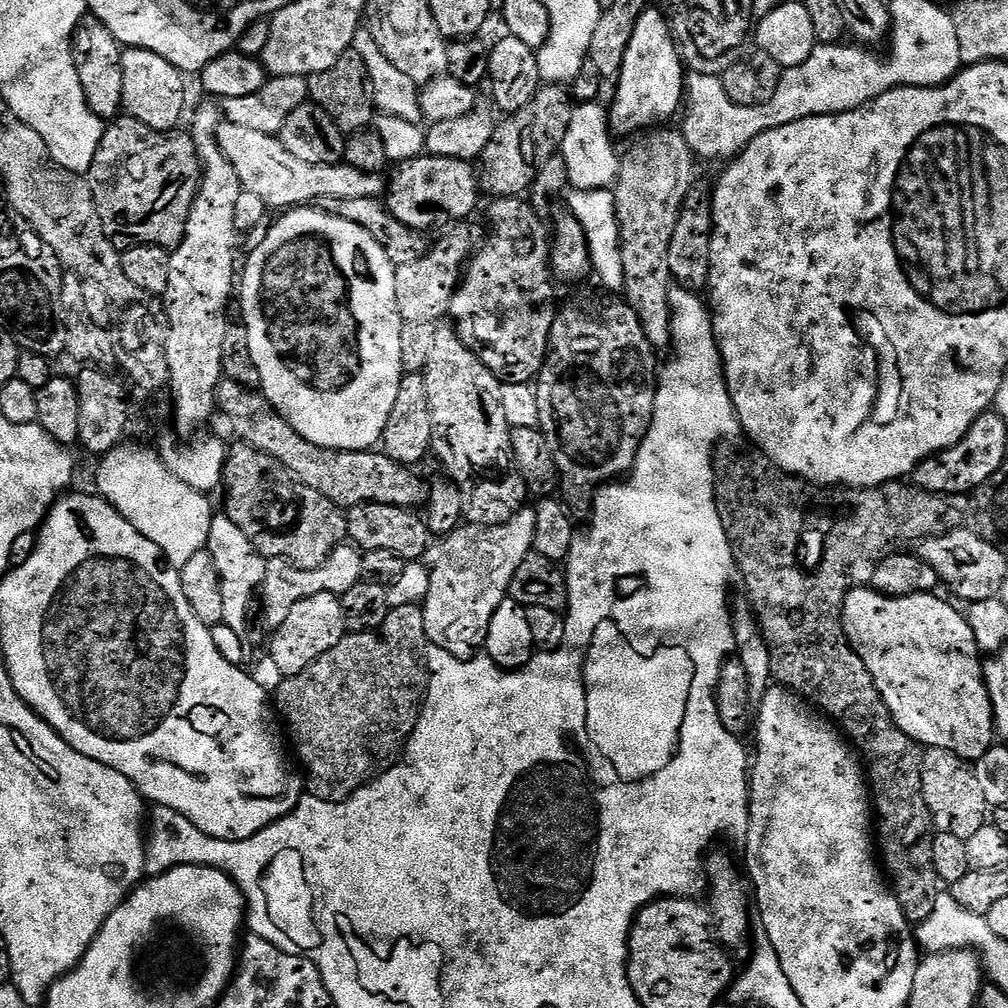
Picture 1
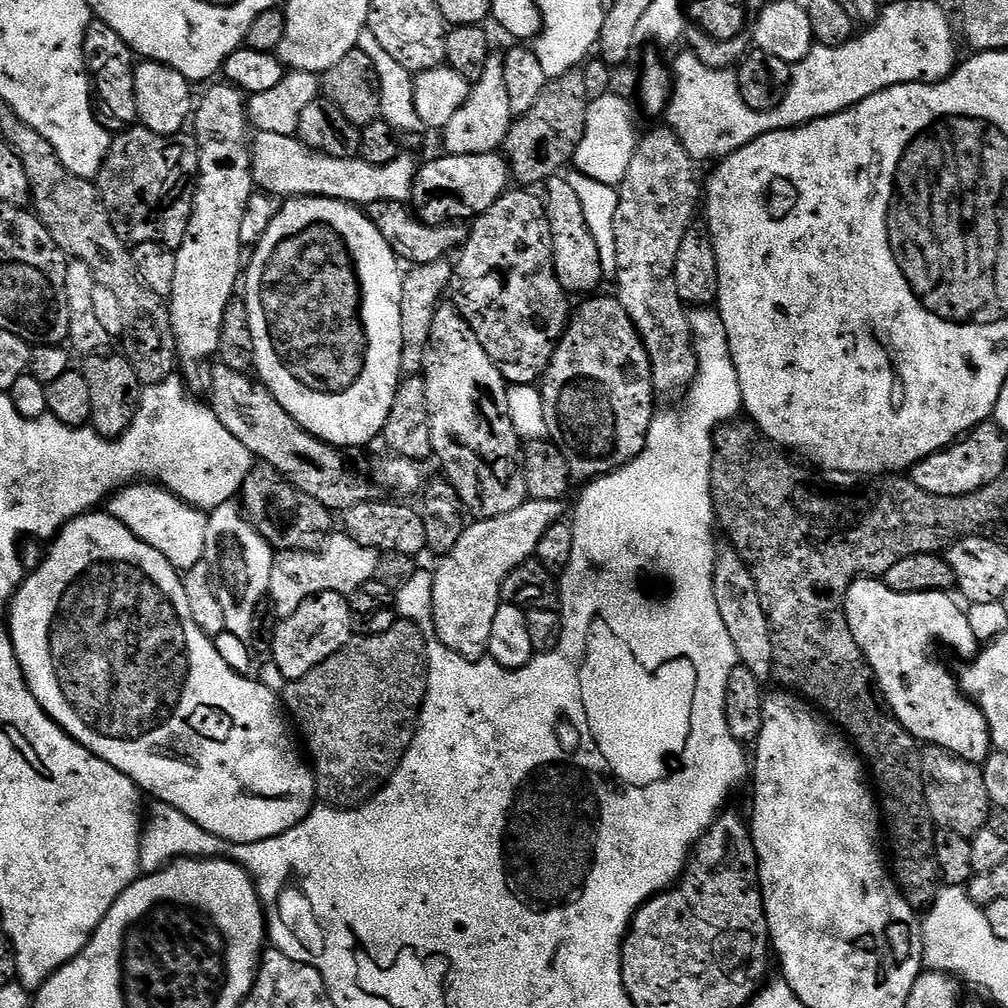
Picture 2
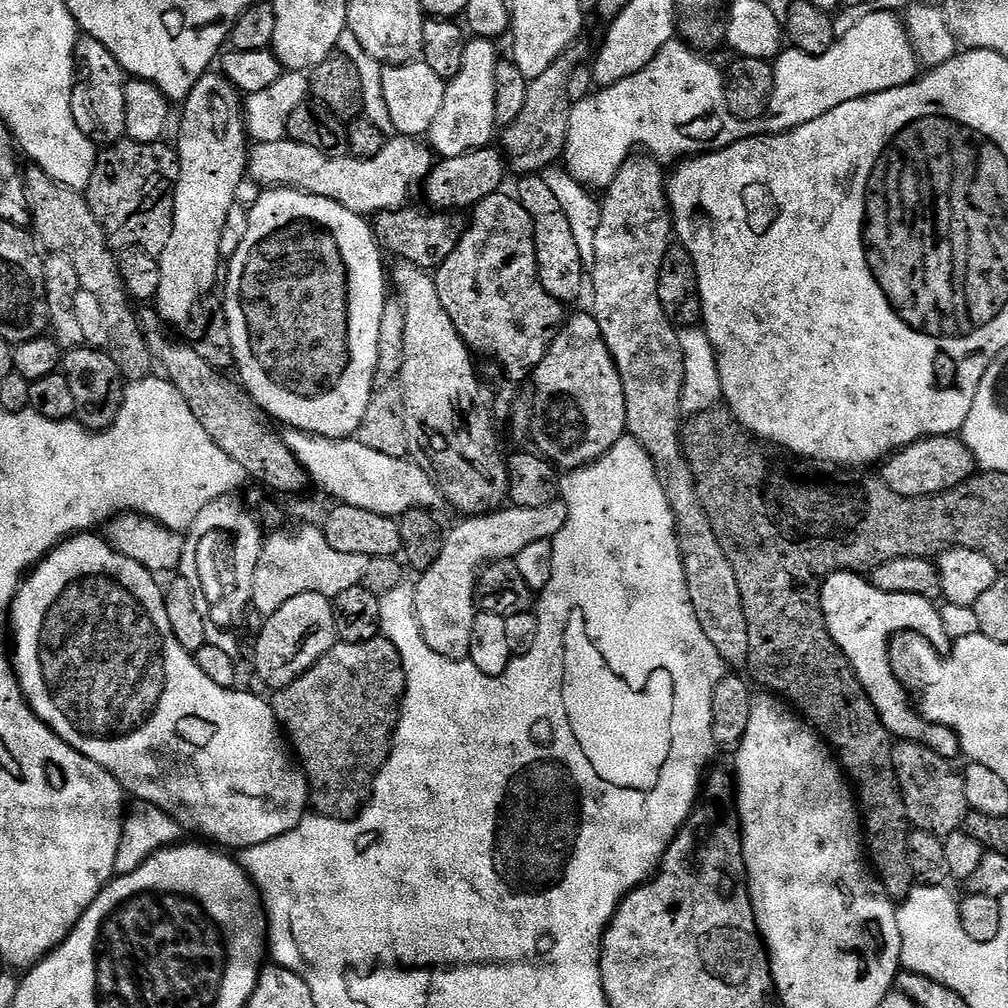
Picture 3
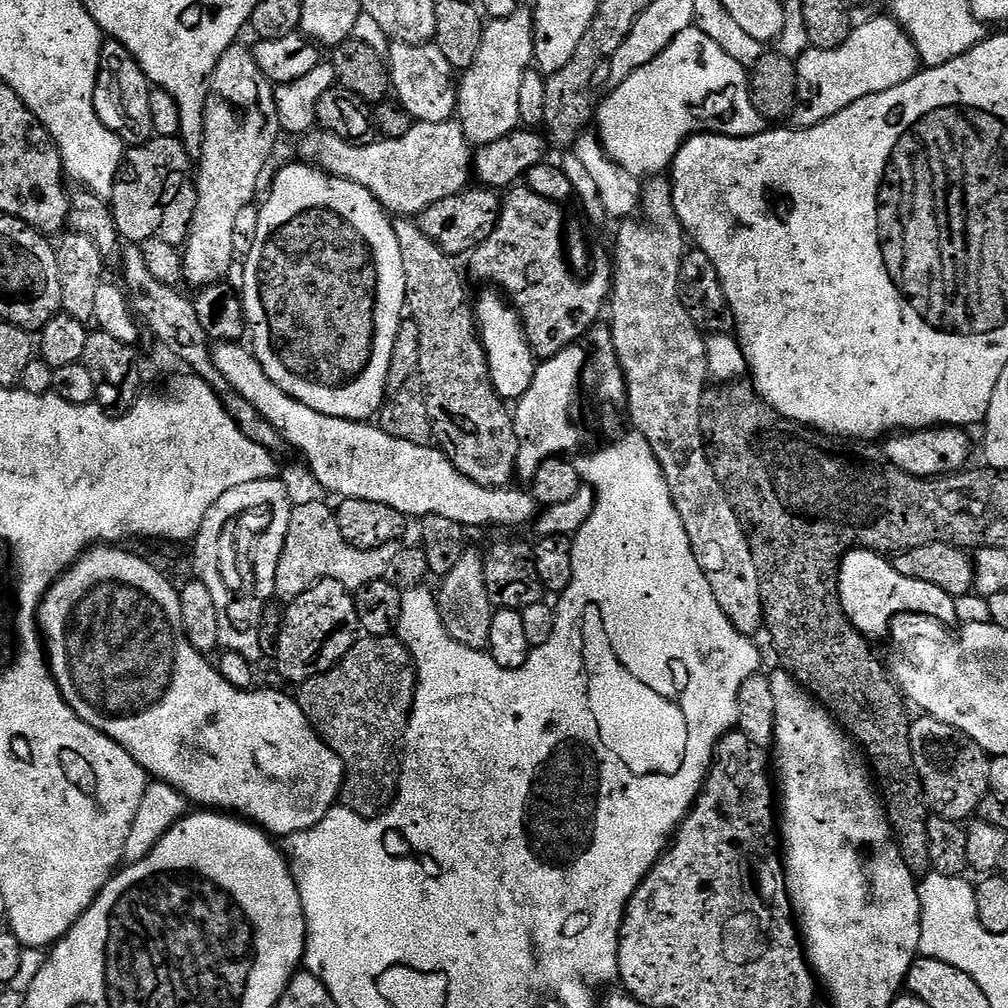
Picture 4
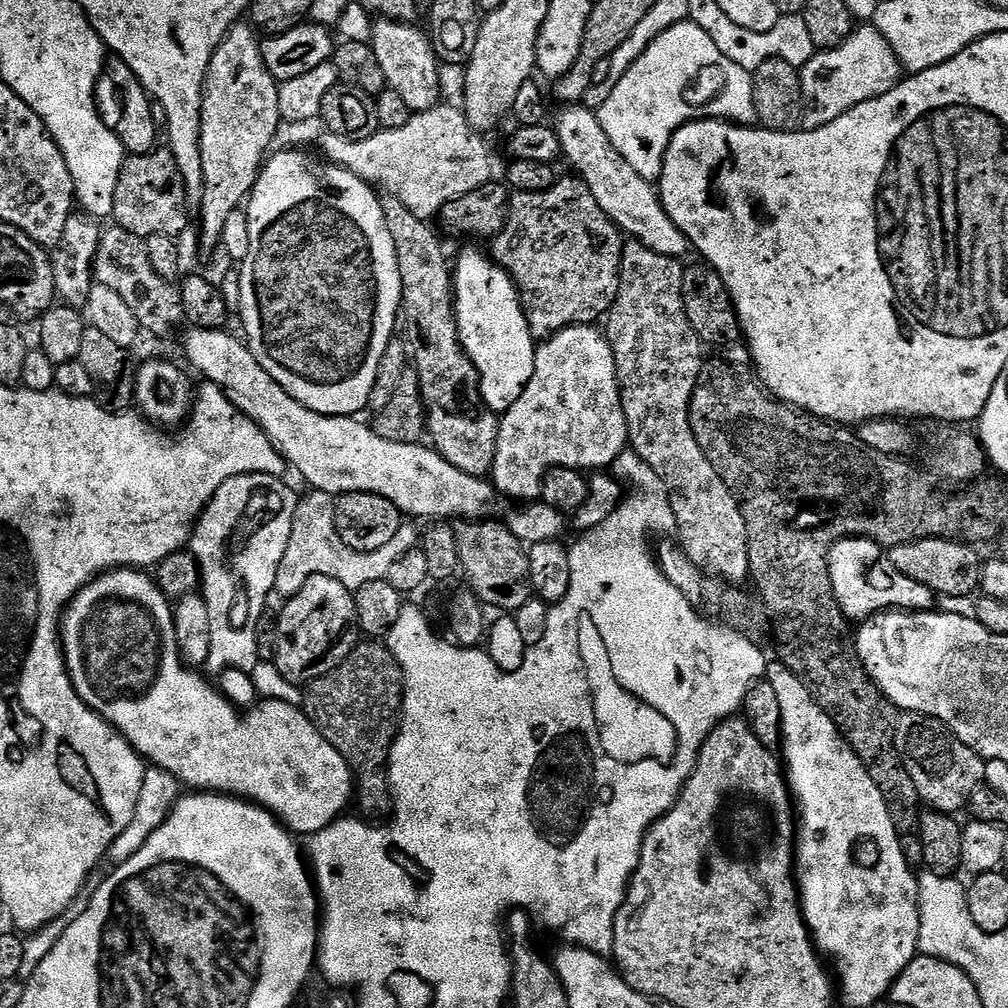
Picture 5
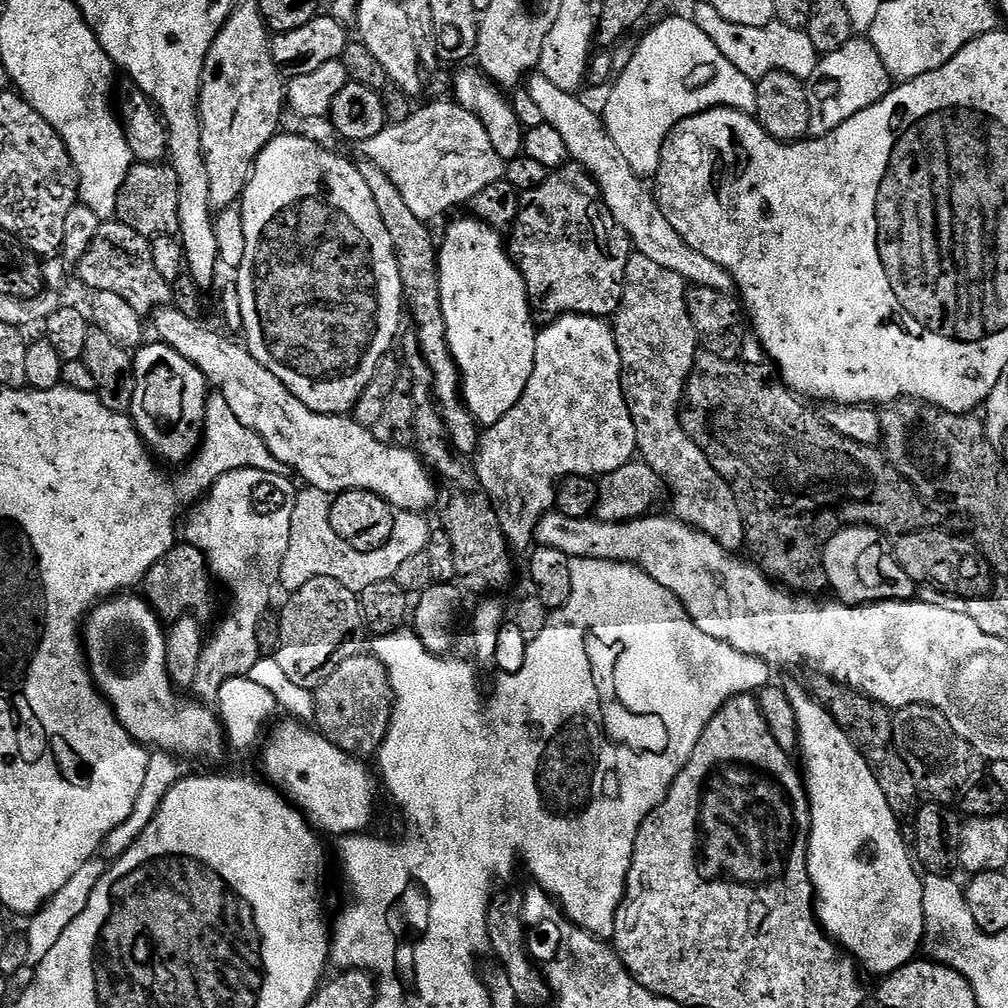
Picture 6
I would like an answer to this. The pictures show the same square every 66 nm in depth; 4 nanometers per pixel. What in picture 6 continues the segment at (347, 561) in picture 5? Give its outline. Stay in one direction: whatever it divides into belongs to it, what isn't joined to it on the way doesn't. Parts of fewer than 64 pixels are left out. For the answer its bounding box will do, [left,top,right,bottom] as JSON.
[278,486,430,594]

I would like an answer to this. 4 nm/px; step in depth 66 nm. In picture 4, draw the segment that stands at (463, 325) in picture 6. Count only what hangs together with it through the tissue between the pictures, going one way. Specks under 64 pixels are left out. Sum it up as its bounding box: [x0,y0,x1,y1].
[474,290,537,402]

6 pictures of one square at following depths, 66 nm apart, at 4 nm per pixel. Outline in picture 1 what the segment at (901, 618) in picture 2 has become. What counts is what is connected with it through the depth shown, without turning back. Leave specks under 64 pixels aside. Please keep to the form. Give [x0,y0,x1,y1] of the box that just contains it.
[844,587,997,762]

